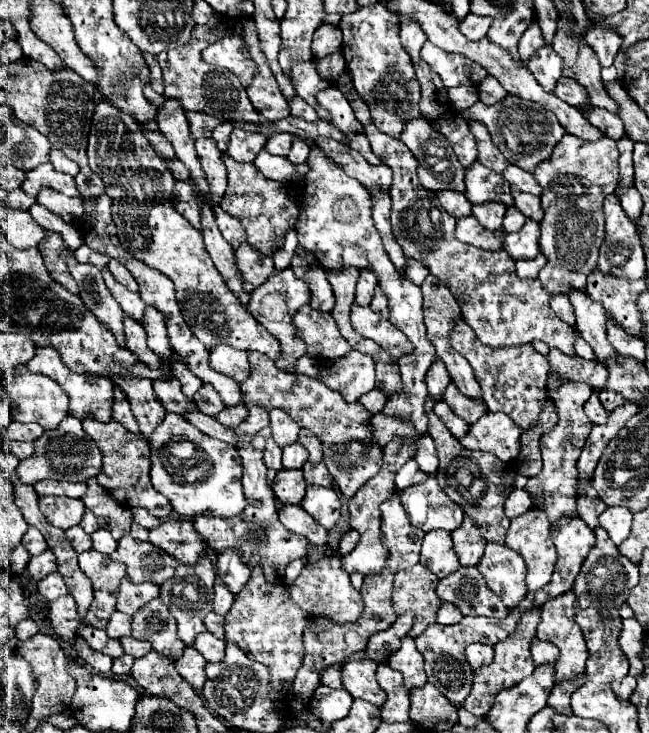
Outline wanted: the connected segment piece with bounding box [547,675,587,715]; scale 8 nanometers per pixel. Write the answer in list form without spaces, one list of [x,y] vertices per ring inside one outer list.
[[[579,677],[579,681],[563,681],[563,685],[555,685],[551,689],[551,695],[547,699],[547,705],[553,707],[557,713],[561,715],[571,715],[571,705],[569,705],[569,699],[571,699],[571,693],[575,693],[575,689],[579,685],[583,685],[587,677]]]

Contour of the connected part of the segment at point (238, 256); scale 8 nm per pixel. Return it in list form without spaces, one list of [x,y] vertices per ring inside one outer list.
[[[243,243],[235,249],[235,265],[239,265],[239,275],[243,277],[243,289],[249,293],[255,291],[267,277],[275,273],[273,257],[263,257],[259,251],[251,249],[249,243]]]

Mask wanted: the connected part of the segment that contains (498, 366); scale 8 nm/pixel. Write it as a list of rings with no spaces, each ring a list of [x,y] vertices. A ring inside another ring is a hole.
[[[459,319],[455,321],[453,331],[449,333],[449,343],[455,351],[459,351],[473,367],[475,377],[483,389],[483,401],[489,411],[503,411],[511,419],[519,423],[519,427],[529,429],[537,425],[537,415],[543,409],[547,397],[547,357],[539,355],[529,343],[517,347],[489,347],[477,341],[471,327]]]

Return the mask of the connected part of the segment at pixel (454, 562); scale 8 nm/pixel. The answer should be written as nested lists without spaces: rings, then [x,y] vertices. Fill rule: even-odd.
[[[435,529],[423,537],[423,547],[421,547],[421,563],[433,571],[439,579],[455,573],[459,569],[459,559],[455,557],[453,551],[453,541],[451,533],[443,529]]]

